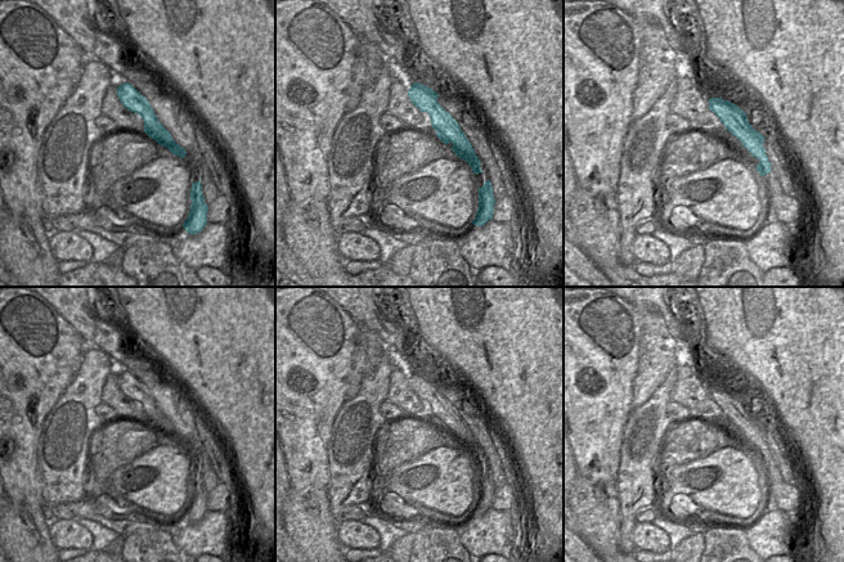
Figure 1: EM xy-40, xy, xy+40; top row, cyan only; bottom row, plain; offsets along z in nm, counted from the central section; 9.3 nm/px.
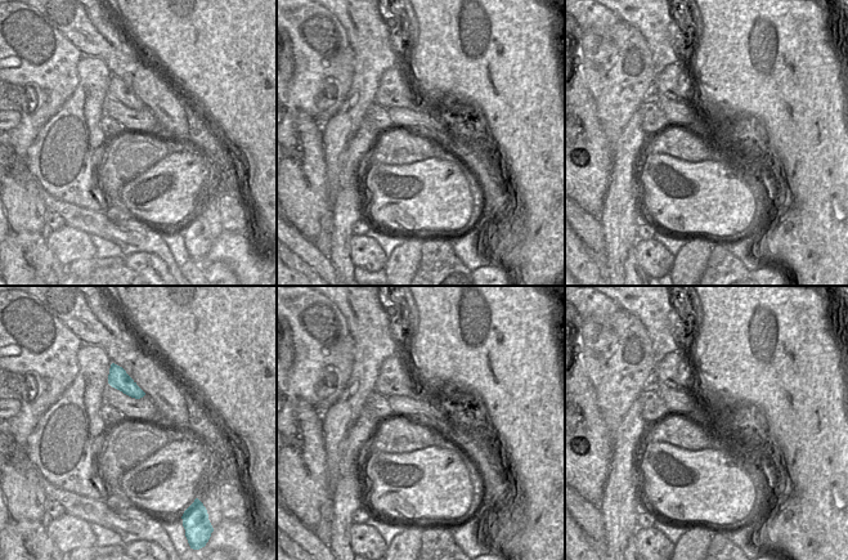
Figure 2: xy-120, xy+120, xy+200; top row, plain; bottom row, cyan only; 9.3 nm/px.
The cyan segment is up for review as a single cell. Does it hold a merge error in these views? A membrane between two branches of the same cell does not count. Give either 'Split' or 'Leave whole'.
Leave whole.

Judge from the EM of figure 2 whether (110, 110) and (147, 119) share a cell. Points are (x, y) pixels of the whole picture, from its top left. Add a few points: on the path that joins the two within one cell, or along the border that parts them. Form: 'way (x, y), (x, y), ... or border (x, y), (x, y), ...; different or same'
way (119, 111), (129, 119), (138, 119); same

